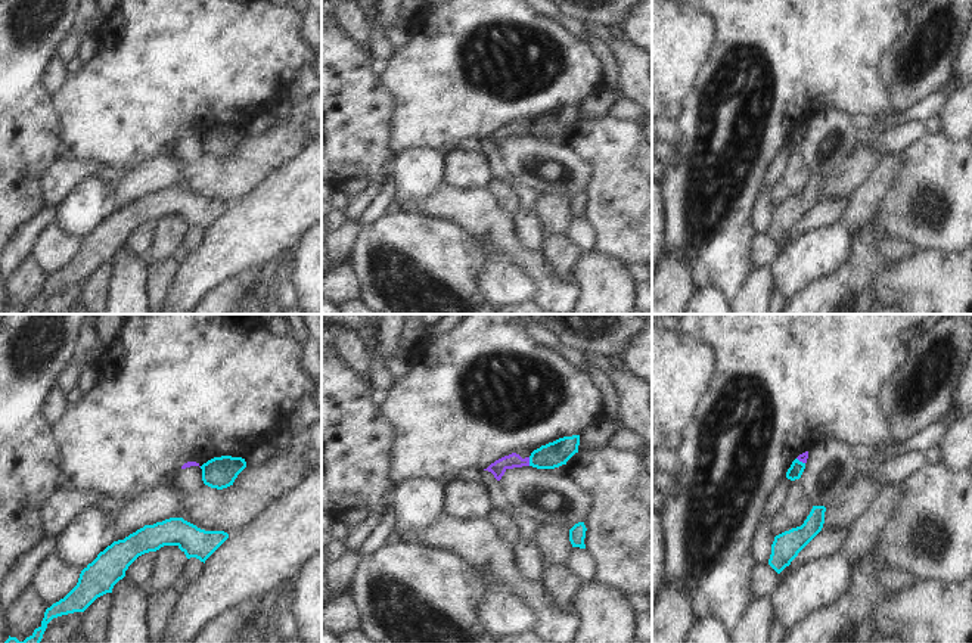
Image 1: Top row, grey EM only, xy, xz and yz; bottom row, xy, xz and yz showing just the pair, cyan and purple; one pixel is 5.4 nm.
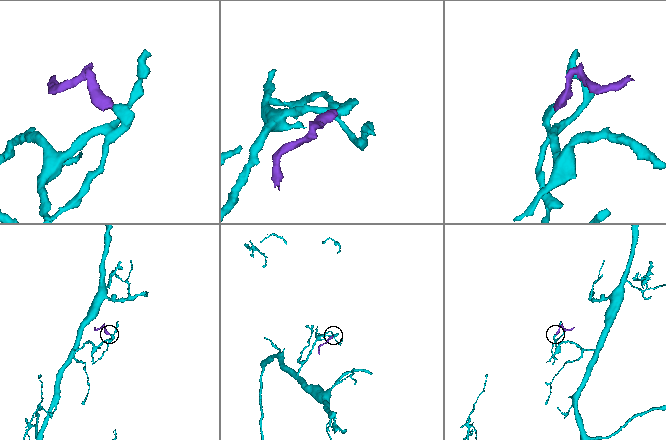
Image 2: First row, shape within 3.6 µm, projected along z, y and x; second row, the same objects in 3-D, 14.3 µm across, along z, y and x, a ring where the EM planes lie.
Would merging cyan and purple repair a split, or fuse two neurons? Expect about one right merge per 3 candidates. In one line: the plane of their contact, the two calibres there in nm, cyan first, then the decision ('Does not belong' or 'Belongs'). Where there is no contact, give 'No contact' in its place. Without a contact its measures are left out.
Touches cyan in xz. Thickness 140 nm (cyan) against 80 nm. Does not belong.

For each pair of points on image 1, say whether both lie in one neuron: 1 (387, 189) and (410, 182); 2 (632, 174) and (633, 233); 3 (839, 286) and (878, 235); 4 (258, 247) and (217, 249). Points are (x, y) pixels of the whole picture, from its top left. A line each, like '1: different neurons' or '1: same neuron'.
1: different neurons
2: same neuron
3: same neuron
4: same neuron

